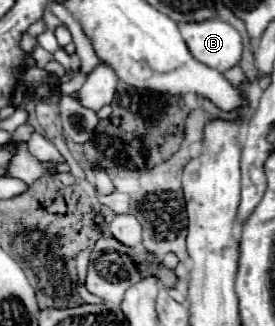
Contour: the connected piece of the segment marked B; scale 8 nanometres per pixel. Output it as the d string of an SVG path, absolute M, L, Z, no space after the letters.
M204 20L180 24L180 32L202 64L226 72L240 64L242 58L242 36L224 20Z

